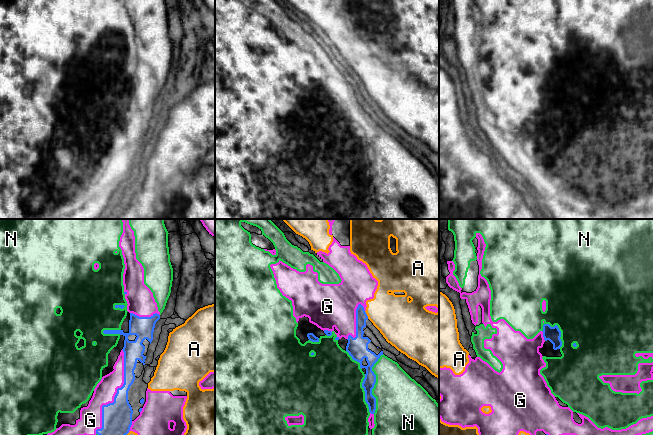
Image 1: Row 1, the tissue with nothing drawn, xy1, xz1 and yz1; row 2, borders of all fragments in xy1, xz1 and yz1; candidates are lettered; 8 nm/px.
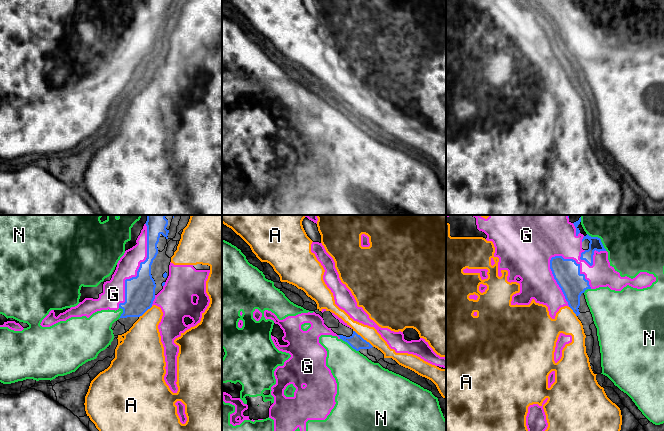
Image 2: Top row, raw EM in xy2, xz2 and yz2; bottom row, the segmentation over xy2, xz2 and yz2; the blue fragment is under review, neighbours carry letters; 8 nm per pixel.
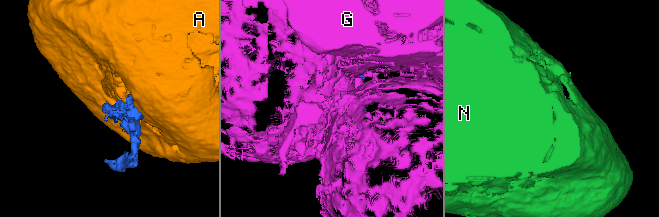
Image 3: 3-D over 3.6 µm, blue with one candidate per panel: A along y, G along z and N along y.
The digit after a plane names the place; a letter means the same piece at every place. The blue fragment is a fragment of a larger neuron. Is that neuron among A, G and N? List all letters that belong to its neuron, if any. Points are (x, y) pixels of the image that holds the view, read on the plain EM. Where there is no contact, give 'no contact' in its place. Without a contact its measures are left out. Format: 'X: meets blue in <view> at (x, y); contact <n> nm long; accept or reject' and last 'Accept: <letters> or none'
A: meets blue in xz2 at (362, 114); contact 220 nm long; reject
G: meets blue in yz2 at (555, 55); contact 440 nm long; reject
N: meets blue in xz1 at (375, 158); contact 480 nm long; accept
Accept: N

